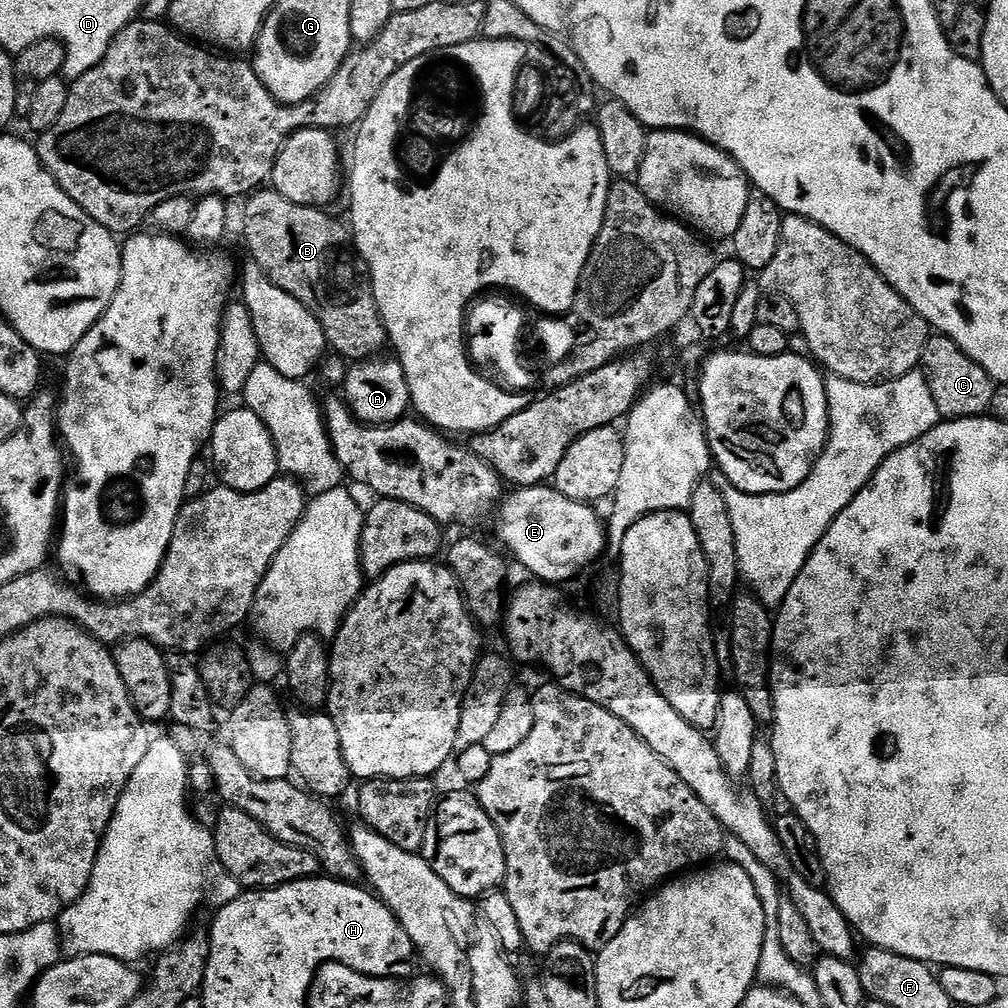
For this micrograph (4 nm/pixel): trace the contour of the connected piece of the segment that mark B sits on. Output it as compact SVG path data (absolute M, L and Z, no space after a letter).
M257 190L247 197L248 205L244 208L244 240L252 251L251 259L274 281L279 288L286 290L302 306L316 315L324 331L324 338L329 349L349 356L349 361L359 362L380 352L389 343L388 331L380 317L376 299L372 293L372 281L365 269L358 263L358 253L349 229L344 228L323 208L302 206L290 202L274 190Z

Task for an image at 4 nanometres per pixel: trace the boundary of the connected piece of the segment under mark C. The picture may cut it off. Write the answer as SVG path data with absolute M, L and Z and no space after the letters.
M929 335L928 345L924 347L922 371L928 380L930 394L934 394L934 406L938 406L944 420L965 420L971 416L983 416L991 409L994 390L998 387L996 381L990 374L986 374L986 370L982 370L982 366L978 366L978 362L971 360L948 336Z

